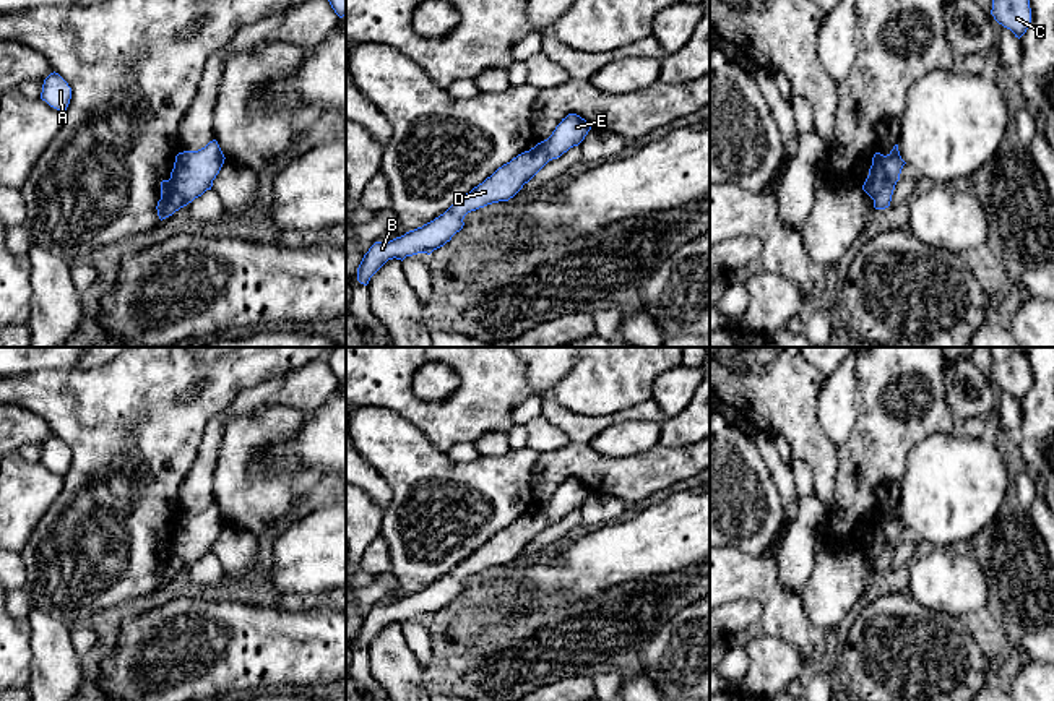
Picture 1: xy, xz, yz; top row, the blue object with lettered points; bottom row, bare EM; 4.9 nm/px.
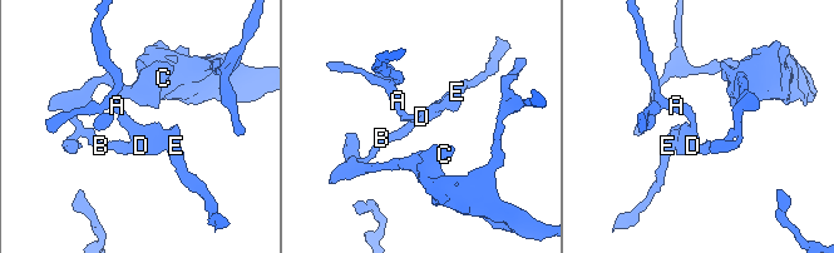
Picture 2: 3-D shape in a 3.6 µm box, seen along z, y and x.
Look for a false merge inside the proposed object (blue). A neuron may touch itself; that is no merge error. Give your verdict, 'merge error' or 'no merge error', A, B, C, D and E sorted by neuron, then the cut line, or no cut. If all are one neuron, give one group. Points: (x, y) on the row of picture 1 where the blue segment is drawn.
merge error; groups A B C D / E; cut yz (885, 156), (885, 184), (872, 198)

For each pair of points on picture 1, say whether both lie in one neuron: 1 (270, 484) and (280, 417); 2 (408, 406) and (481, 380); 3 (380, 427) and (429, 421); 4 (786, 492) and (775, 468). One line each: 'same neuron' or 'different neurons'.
1: same neuron
2: same neuron
3: different neurons
4: same neuron

